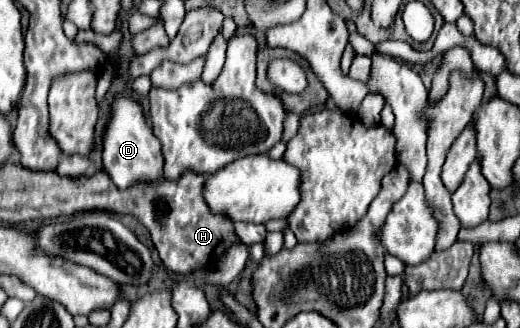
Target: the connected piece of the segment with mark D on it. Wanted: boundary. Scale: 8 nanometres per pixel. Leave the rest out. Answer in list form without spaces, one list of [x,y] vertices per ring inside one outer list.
[[[117,94],[111,104],[111,116],[103,130],[103,168],[117,188],[127,188],[131,182],[163,178],[161,144],[145,122],[141,104],[125,94]]]

